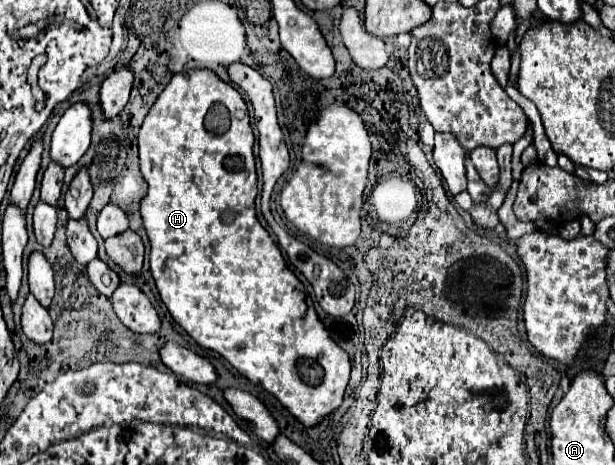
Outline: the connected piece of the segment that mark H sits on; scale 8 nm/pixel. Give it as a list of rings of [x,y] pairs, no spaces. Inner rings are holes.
[[[189,70],[171,78],[139,132],[141,172],[149,184],[147,196],[141,202],[141,216],[151,242],[151,274],[173,320],[199,346],[221,354],[253,384],[273,394],[305,428],[313,428],[341,406],[351,360],[329,338],[315,308],[307,306],[307,290],[301,280],[293,272],[285,274],[287,264],[277,244],[257,220],[253,142],[247,104],[235,88],[219,80],[211,70]],[[215,102],[225,104],[231,116],[231,128],[223,136],[209,134],[203,124],[207,110]]]

